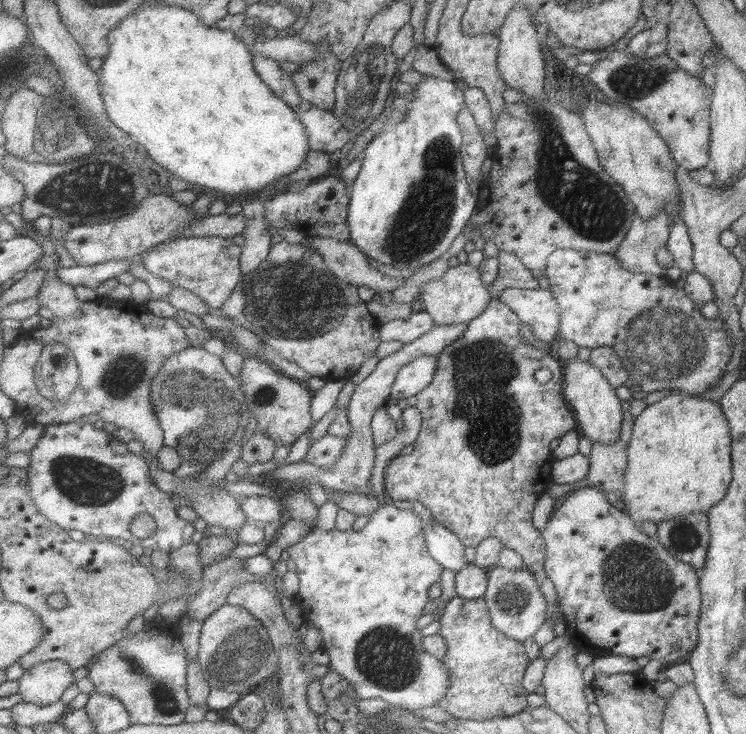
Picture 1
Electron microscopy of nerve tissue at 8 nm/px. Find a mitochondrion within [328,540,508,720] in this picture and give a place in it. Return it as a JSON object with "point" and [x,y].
{"point":[385,656]}

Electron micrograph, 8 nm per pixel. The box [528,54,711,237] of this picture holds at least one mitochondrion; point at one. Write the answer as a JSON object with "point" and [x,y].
{"point":[633,83]}

